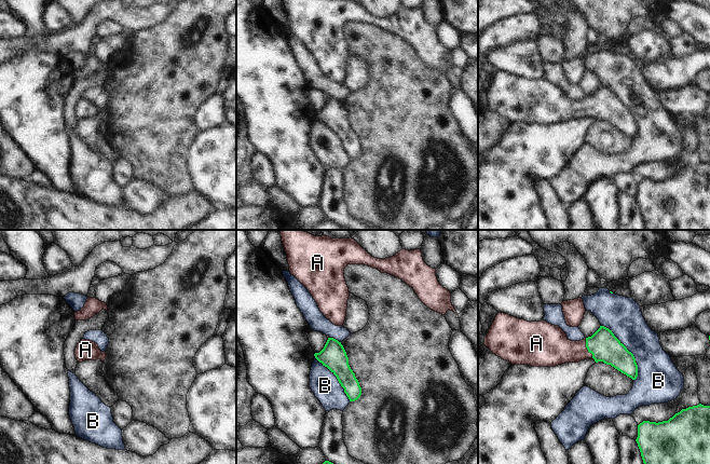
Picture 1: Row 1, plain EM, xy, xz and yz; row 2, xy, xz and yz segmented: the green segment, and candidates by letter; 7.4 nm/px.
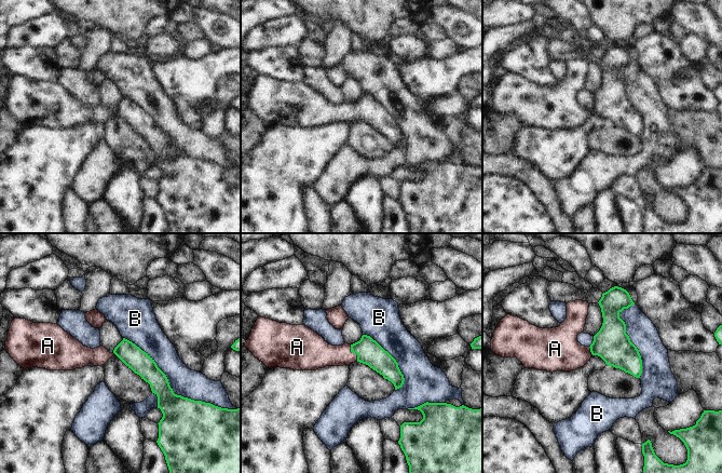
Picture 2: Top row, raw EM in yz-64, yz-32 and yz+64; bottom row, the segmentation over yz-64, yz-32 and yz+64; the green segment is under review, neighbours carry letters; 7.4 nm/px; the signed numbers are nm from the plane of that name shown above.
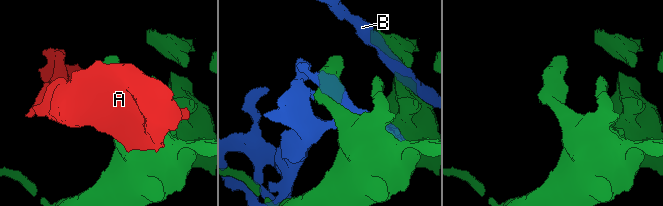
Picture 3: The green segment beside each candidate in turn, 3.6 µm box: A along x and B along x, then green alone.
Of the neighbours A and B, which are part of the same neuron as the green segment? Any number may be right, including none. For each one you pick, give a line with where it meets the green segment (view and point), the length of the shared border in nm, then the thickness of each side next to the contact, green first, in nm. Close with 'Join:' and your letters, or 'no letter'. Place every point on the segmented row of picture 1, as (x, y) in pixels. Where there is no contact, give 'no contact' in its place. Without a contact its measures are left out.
A: yz (587, 349) | 170 nm | 220/260 nm
Join: A

